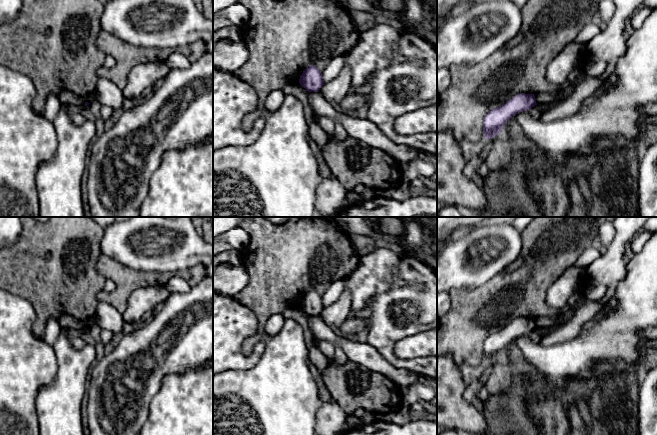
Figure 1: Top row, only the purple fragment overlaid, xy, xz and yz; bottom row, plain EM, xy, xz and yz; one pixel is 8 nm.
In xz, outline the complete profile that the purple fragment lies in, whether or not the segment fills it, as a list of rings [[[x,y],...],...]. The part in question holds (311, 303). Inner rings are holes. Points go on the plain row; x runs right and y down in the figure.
[[[312,288],[303,295],[299,307],[308,316],[318,316],[325,306],[322,297]]]

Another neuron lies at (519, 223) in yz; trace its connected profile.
[[[516,217],[511,224],[519,231],[523,231],[534,217]]]

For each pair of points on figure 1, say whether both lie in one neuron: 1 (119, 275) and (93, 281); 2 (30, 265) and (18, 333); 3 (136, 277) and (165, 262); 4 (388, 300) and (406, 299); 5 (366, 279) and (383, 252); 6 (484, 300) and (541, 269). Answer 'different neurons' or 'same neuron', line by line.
1: different neurons
2: different neurons
3: different neurons
4: same neuron
5: same neuron
6: same neuron

